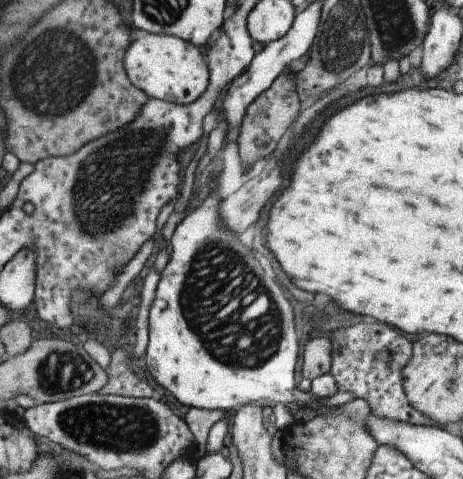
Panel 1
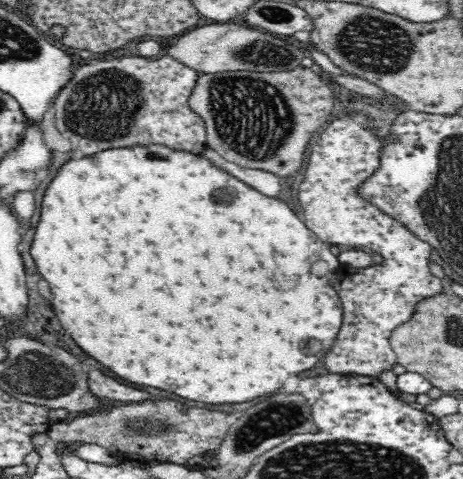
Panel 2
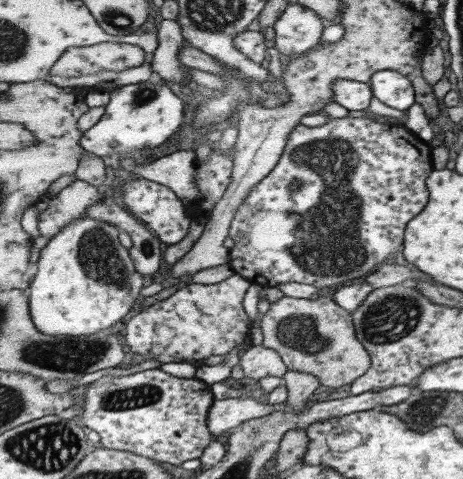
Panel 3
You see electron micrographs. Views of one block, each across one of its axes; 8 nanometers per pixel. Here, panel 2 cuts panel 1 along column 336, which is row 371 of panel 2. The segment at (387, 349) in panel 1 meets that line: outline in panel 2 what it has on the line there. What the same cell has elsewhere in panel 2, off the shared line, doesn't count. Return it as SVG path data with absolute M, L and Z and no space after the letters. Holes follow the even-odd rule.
M350 110L334 120L318 136L310 152L310 164L304 174L304 182L298 186L298 198L306 226L318 234L330 246L356 246L358 250L378 252L384 264L374 264L368 270L358 270L348 264L340 264L334 272L332 286L342 302L342 326L328 350L324 352L324 366L330 374L358 374L376 378L380 372L392 370L398 360L390 348L392 330L412 318L414 306L442 292L440 278L430 274L430 250L432 246L420 240L404 222L384 212L370 202L360 188L380 170L386 148L400 142L396 130L380 136L370 126L366 110Z

